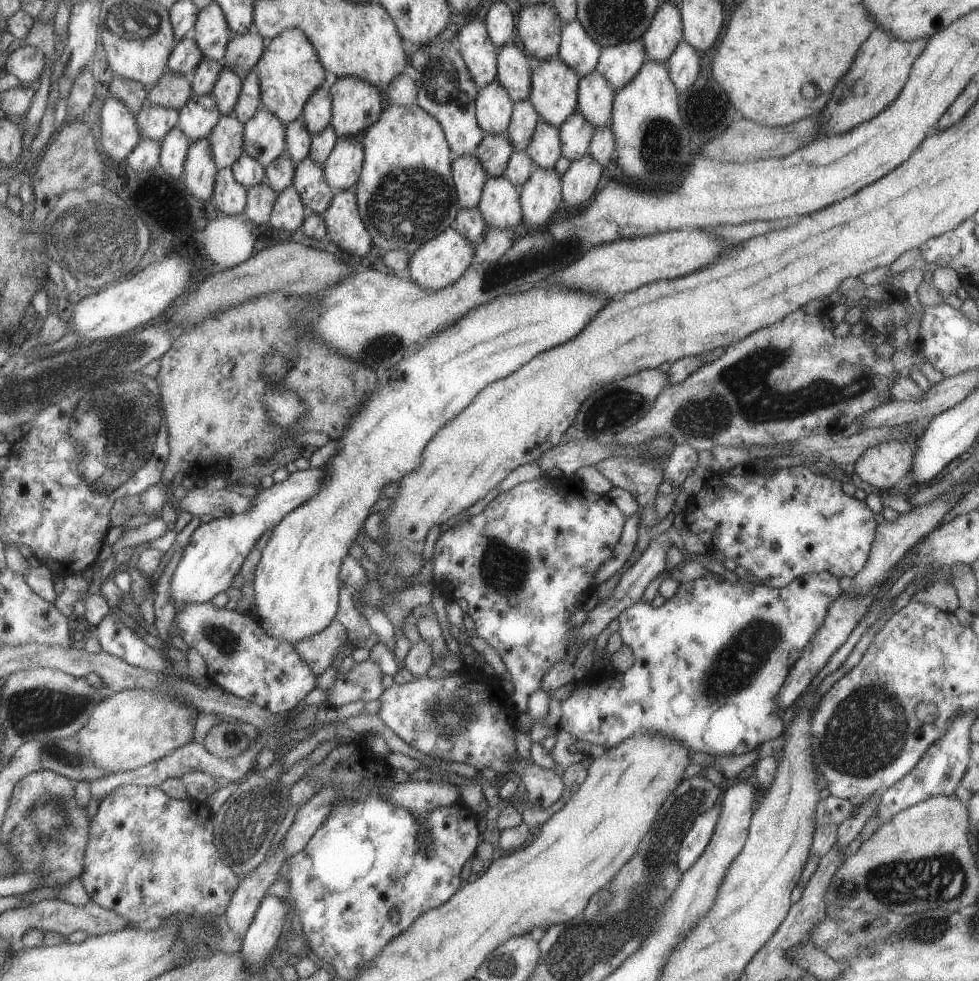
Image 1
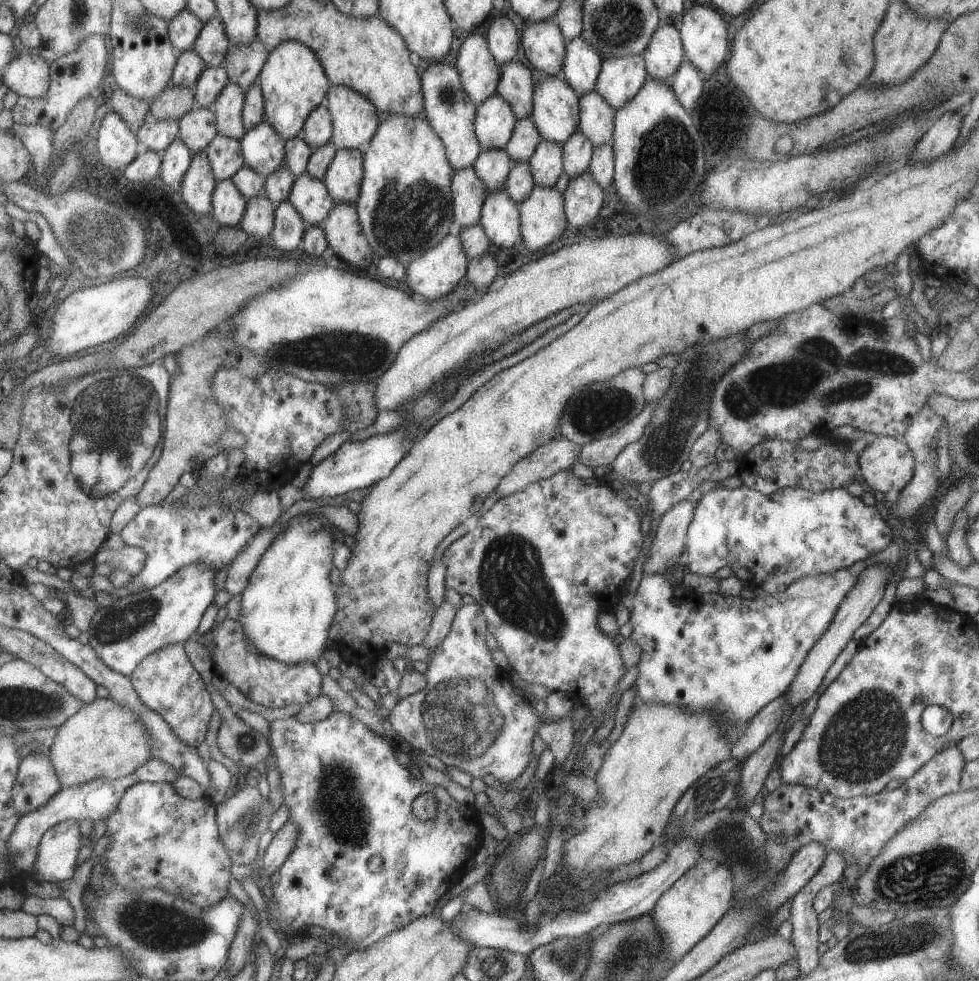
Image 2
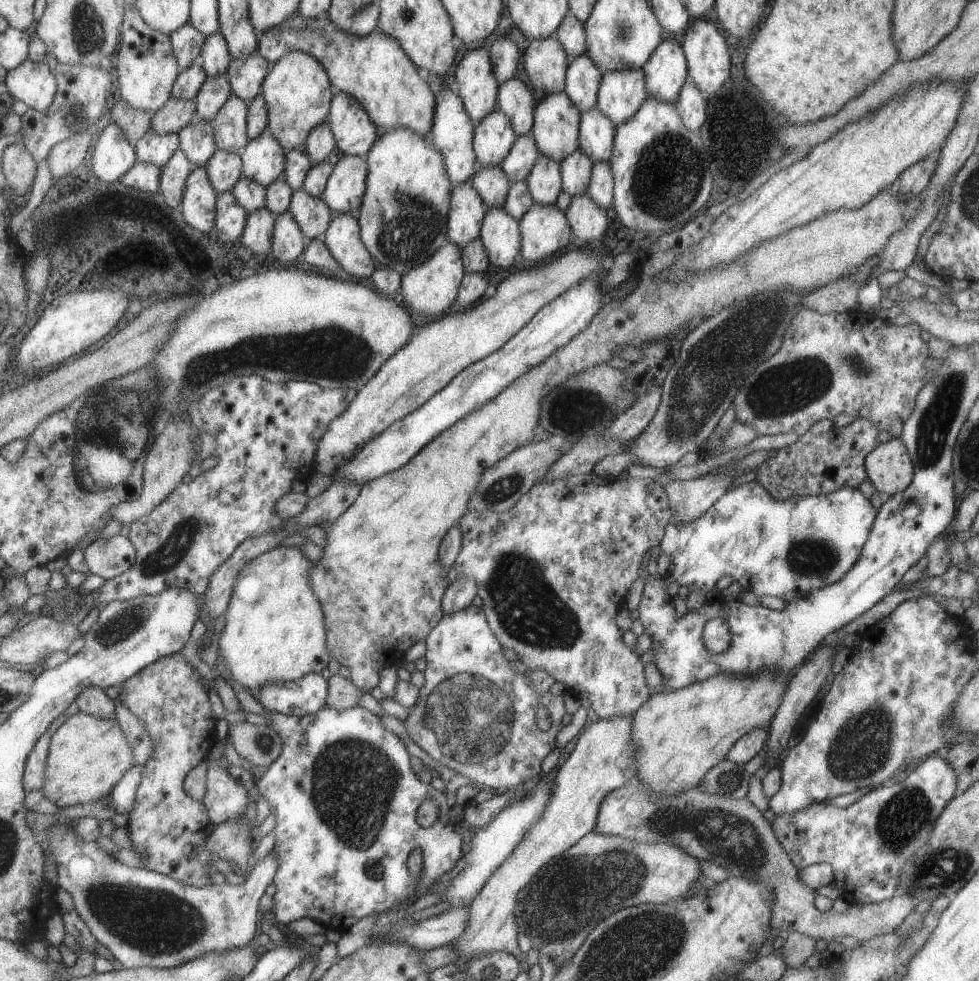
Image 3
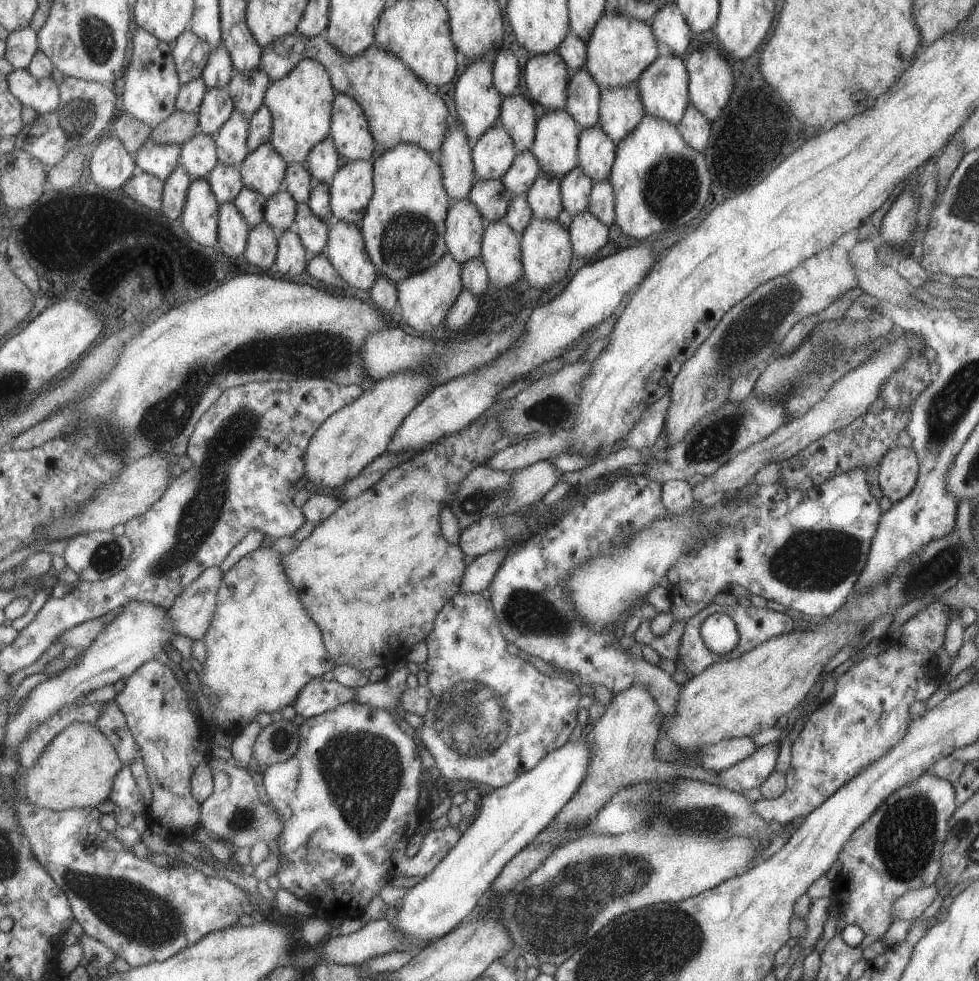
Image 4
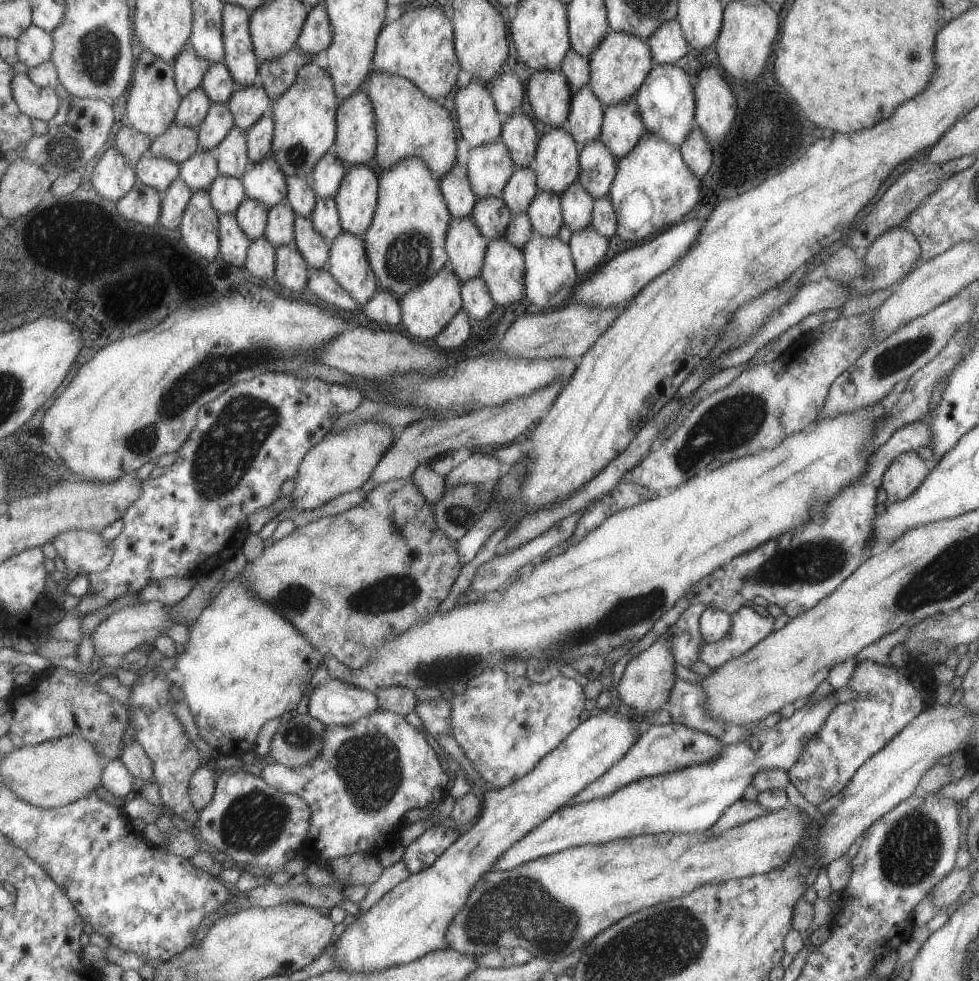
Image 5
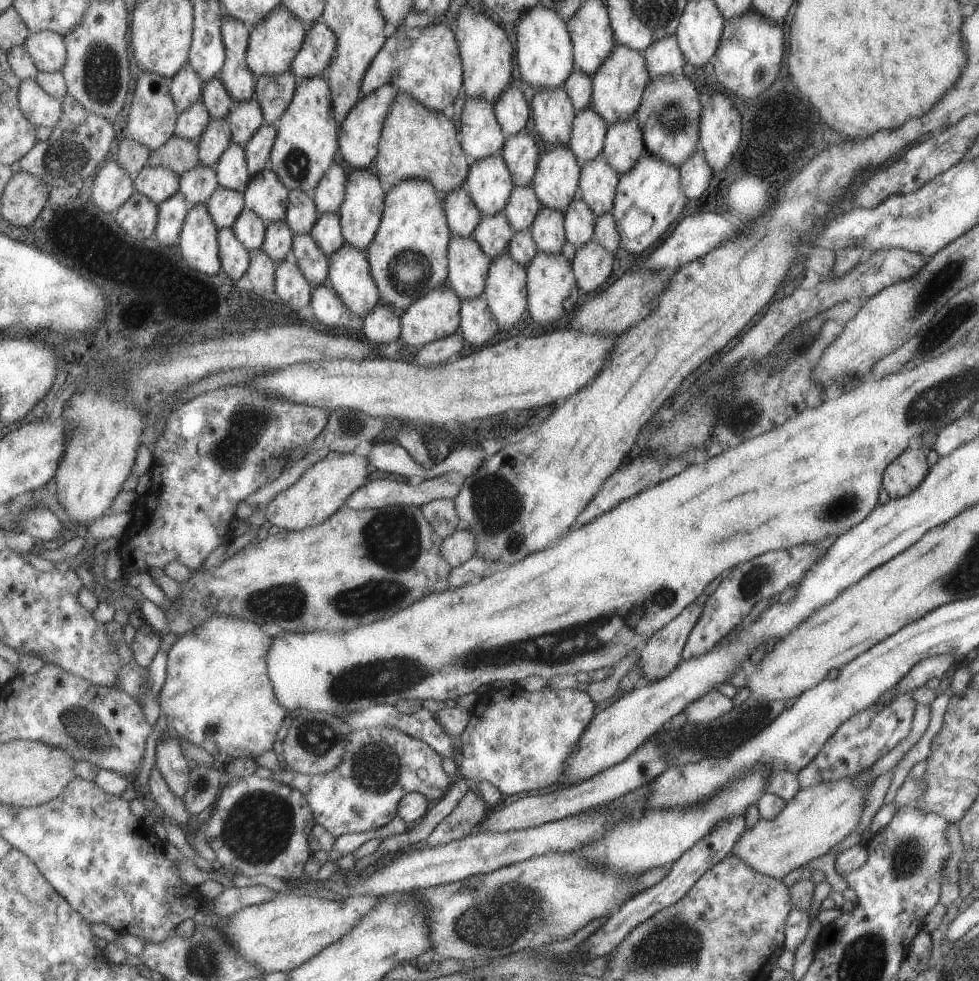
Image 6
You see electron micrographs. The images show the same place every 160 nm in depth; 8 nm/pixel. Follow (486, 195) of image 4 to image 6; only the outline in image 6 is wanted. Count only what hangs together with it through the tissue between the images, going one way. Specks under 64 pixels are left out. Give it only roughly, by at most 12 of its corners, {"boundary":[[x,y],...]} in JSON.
{"boundary":[[501,210],[483,215],[470,235],[492,259],[513,233]]}

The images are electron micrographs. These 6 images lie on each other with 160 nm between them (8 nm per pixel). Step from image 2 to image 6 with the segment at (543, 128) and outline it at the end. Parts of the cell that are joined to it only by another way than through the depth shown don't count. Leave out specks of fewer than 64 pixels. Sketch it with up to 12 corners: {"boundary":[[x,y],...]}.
{"boundary":[[568,145],[538,154],[529,184],[562,213],[578,196],[580,166]]}

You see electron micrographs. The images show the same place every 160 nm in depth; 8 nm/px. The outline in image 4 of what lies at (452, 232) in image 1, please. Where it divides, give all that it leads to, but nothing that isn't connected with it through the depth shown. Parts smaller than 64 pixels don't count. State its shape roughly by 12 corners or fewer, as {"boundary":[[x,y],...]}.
{"boundary":[[446,252],[396,284],[397,310],[417,332],[442,328],[463,288]]}

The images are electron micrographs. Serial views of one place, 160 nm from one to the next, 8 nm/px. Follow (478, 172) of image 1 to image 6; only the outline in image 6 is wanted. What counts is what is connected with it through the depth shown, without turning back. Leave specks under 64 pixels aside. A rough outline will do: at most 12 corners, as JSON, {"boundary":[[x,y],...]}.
{"boundary":[[471,235],[451,236],[446,280],[461,301],[484,289],[490,258]]}

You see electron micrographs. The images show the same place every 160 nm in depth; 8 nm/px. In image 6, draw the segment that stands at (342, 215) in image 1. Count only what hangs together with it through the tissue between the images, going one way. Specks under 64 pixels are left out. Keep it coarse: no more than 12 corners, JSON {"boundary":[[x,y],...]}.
{"boundary":[[343,243],[327,283],[363,318],[380,302],[365,251]]}

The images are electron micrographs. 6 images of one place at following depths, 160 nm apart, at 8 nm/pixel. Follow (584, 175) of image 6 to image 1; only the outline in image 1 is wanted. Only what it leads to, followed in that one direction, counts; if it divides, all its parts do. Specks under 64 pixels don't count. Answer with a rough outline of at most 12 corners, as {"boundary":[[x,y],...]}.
{"boundary":[[596,69],[578,79],[577,109],[609,124],[614,91]]}

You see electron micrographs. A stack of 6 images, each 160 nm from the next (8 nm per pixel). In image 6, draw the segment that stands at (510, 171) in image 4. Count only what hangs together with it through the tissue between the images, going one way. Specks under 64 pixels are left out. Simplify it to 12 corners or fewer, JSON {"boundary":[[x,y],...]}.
{"boundary":[[530,186],[513,187],[502,211],[513,232],[541,208]]}

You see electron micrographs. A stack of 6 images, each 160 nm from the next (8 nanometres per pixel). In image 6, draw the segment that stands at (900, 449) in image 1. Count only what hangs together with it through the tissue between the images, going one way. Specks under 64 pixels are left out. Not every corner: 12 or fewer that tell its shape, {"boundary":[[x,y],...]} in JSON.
{"boundary":[[907,448],[885,467],[881,488],[907,496],[929,467],[921,448]]}

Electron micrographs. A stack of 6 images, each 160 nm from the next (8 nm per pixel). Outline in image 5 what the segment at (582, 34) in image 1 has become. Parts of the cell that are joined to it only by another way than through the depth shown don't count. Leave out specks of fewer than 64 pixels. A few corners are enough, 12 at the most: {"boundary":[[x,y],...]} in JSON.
{"boundary":[[588,83],[570,96],[565,129],[579,148],[600,138],[603,105]]}

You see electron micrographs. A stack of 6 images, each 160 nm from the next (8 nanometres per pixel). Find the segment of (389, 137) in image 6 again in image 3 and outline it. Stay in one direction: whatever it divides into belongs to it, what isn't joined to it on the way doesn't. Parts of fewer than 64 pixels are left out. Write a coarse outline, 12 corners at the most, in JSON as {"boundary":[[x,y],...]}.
{"boundary":[[326,14],[264,30],[269,64],[304,52],[376,127],[429,136],[434,94],[395,37]]}

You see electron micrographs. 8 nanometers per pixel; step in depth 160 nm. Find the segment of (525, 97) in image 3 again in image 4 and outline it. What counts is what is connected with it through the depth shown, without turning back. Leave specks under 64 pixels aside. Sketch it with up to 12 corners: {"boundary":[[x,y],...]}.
{"boundary":[[518,92],[502,97],[498,122],[518,152],[529,149],[535,112]]}

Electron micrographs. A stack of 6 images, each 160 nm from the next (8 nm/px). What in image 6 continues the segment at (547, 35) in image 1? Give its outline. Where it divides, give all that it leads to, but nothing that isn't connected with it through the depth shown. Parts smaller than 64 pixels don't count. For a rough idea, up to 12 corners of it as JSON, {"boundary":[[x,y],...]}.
{"boundary":[[538,89],[533,126],[567,145],[576,110],[565,89]]}

